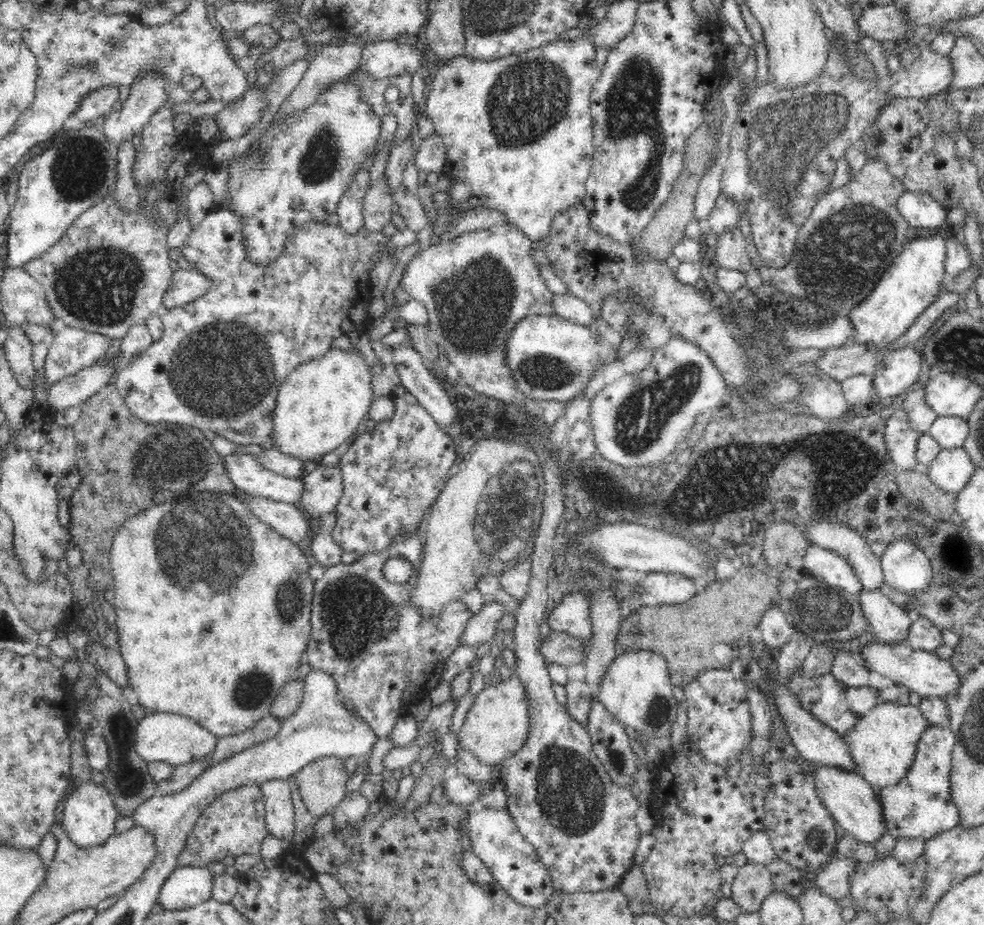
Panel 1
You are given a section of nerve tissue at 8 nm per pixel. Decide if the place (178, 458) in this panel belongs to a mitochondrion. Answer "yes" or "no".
yes

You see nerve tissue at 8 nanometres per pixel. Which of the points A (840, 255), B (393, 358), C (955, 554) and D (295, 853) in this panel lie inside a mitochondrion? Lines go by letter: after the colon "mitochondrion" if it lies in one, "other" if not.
A: mitochondrion
B: other
C: other
D: other

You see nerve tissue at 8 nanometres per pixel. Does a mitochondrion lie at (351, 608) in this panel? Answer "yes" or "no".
yes

